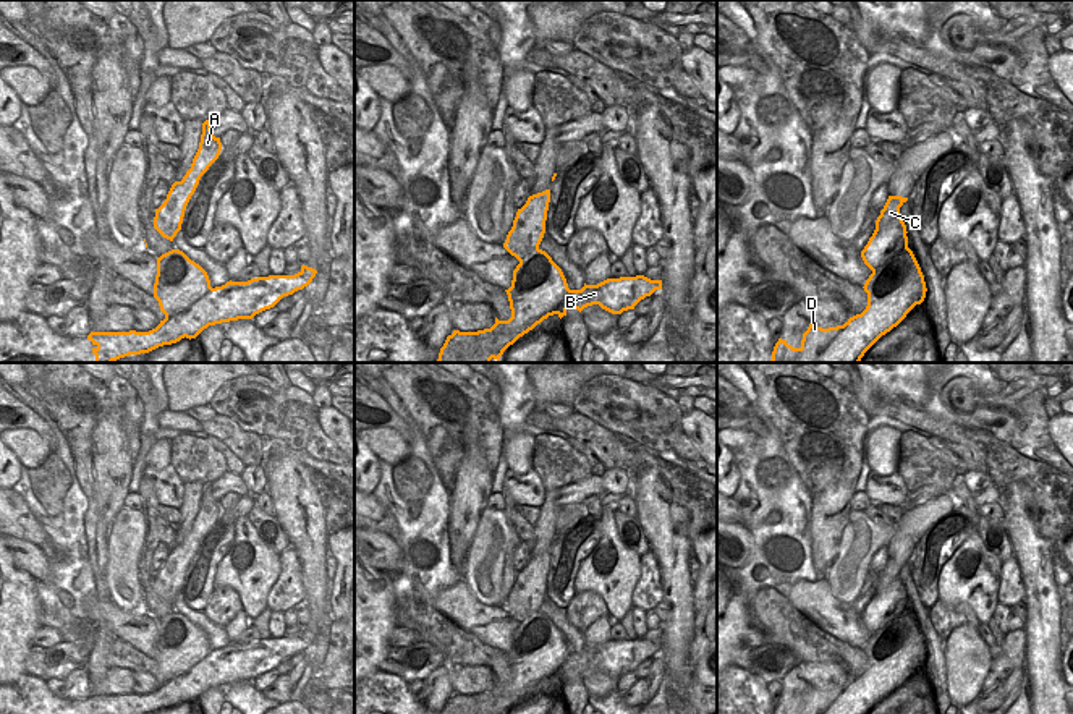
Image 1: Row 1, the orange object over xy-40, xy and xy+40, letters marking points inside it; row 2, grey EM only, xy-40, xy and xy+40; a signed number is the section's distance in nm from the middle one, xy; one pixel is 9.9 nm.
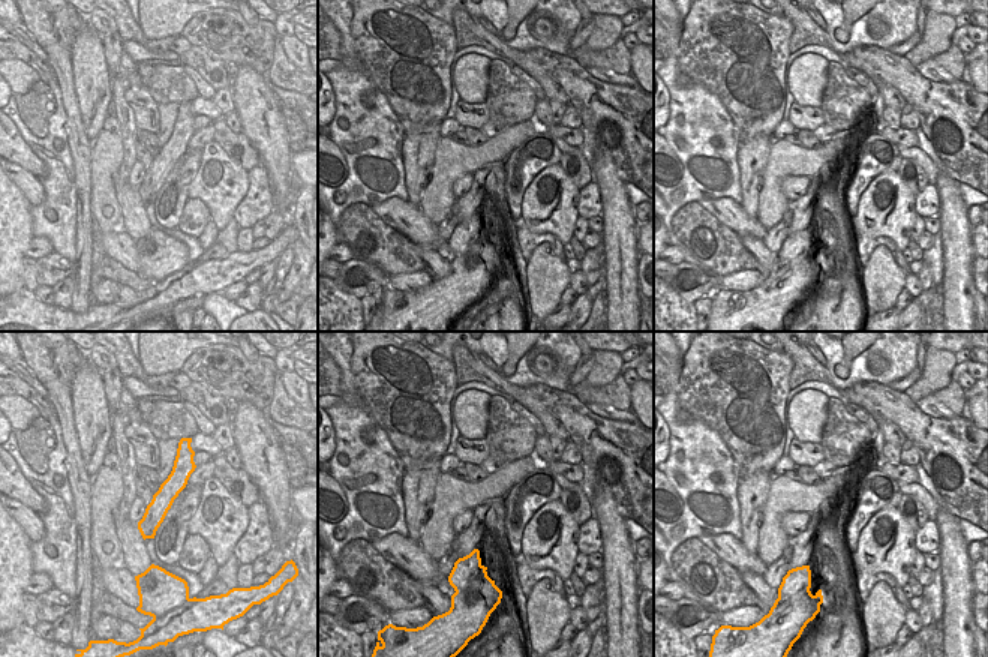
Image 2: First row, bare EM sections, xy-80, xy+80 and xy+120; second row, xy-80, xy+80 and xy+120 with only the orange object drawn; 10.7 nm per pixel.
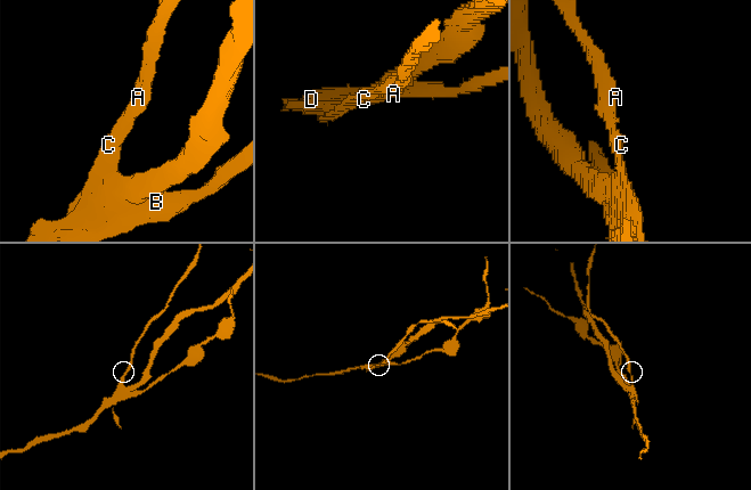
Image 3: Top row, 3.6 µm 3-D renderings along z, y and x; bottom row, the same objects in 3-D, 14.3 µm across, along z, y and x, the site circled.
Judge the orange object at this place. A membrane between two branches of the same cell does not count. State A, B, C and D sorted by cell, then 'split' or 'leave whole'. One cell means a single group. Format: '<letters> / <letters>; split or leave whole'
A C / B D; split

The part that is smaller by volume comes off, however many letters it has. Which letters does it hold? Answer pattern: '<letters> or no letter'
A, C

